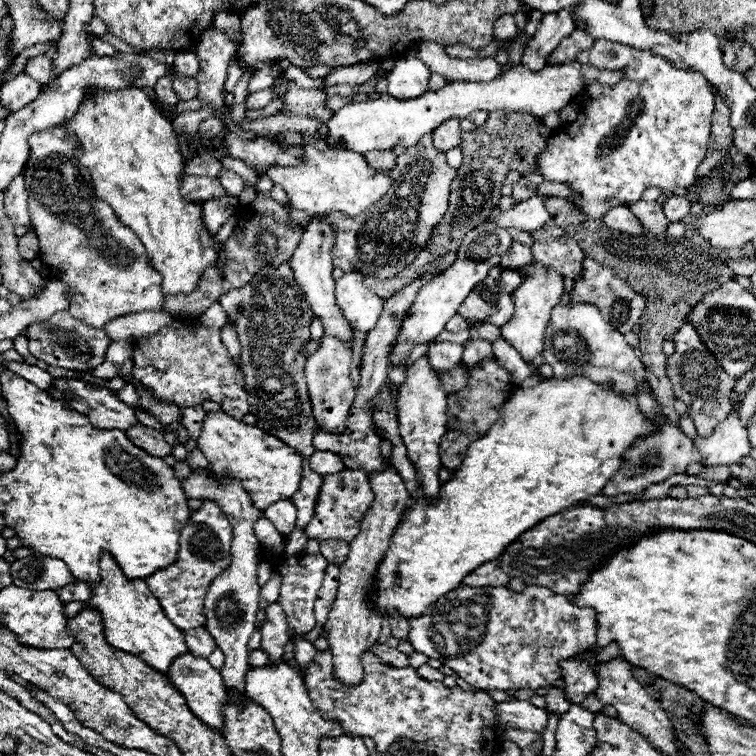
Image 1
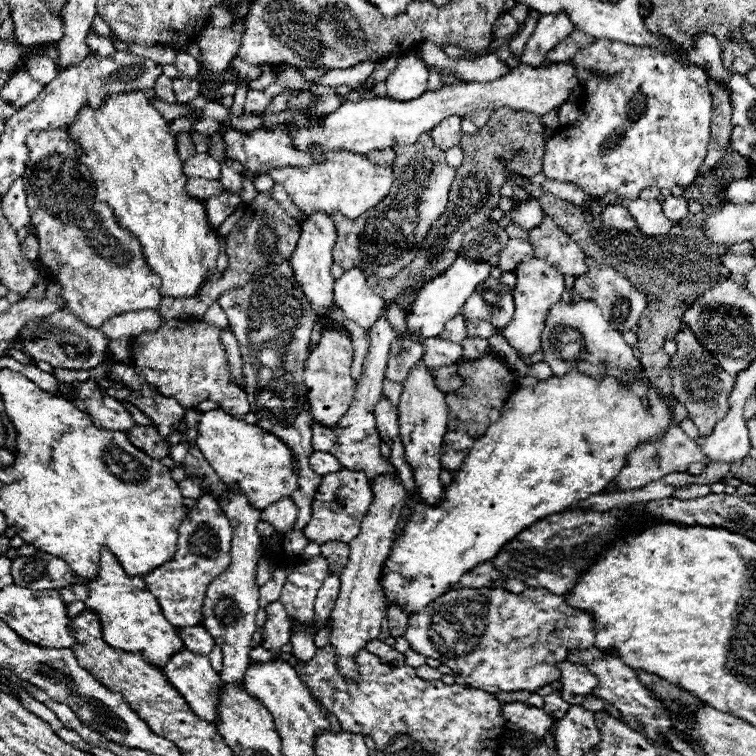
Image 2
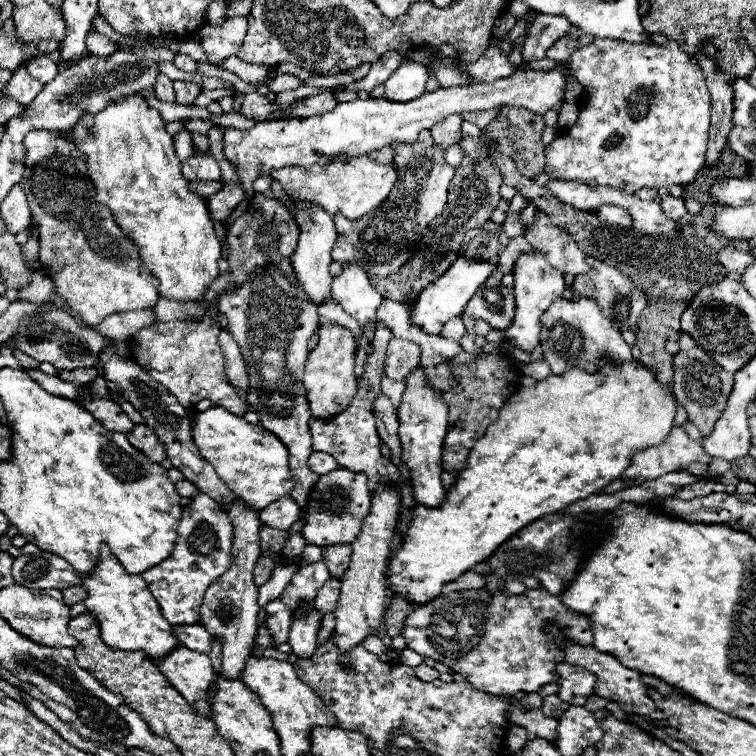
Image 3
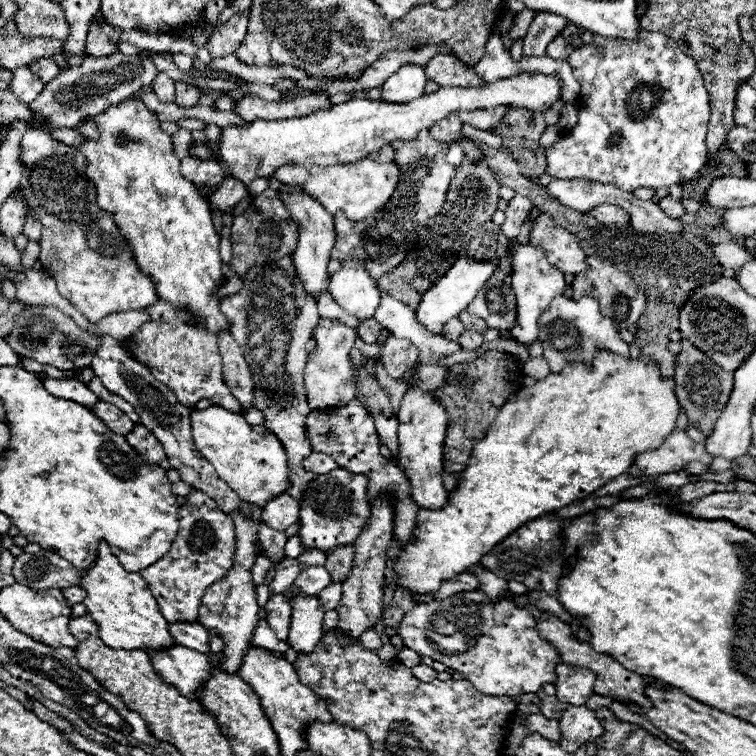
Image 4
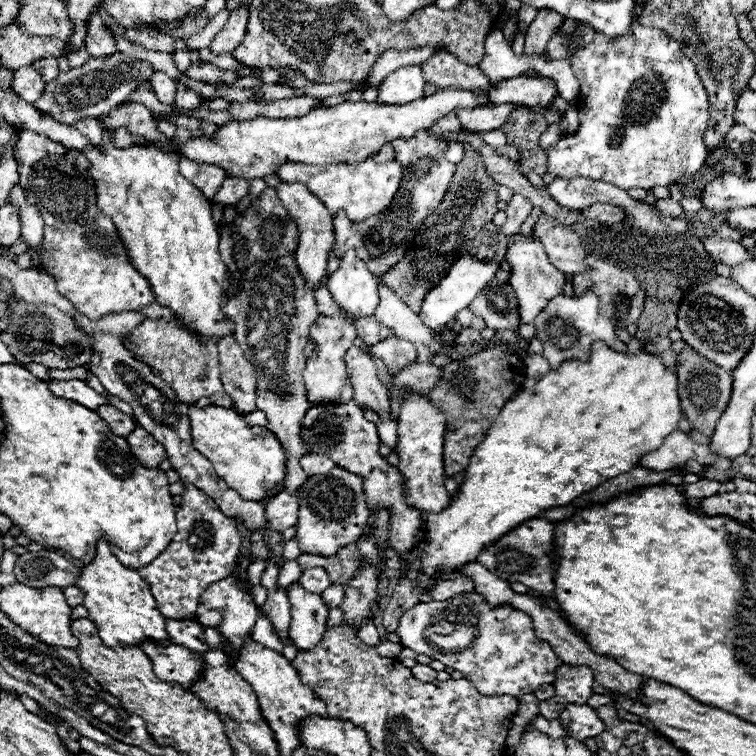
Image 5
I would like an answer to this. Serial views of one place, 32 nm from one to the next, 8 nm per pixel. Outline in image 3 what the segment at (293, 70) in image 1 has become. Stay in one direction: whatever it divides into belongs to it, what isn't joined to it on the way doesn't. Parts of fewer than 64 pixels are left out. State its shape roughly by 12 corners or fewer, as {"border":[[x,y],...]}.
{"border":[[278,76],[270,90],[284,92],[300,86],[294,76]]}

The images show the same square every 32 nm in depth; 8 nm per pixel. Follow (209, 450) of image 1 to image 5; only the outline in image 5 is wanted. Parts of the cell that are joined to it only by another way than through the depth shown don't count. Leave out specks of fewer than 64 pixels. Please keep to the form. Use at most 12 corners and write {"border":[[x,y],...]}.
{"border":[[212,404],[188,410],[194,448],[244,500],[282,484],[268,428]]}

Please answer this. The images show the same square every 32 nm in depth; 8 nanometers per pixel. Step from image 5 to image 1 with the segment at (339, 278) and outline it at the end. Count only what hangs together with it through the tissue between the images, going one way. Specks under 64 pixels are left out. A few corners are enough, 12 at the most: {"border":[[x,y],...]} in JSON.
{"border":[[354,270],[336,280],[344,318],[370,332],[384,300]]}

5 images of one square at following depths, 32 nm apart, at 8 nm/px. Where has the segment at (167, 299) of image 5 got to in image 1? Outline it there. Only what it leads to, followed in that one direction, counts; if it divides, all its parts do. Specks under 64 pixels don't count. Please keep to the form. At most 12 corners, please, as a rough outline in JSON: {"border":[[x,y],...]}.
{"border":[[138,88],[64,124],[166,296],[218,244],[180,194],[178,136]]}

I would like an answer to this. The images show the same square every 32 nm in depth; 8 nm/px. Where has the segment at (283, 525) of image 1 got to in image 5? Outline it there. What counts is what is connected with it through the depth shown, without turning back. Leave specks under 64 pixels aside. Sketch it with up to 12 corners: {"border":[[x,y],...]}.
{"border":[[282,490],[266,504],[272,530],[298,522],[298,498]]}

